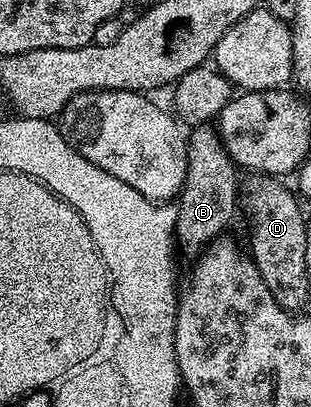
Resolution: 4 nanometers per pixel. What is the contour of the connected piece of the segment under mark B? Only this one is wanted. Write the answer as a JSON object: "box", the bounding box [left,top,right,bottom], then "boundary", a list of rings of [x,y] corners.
{"box":[174,123,240,257],"boundary":[[[213,123],[195,124],[186,136],[186,177],[182,190],[176,197],[178,217],[174,223],[176,244],[190,255],[197,257],[207,244],[219,239],[230,224],[234,211],[240,208],[239,169],[228,154]]]}

